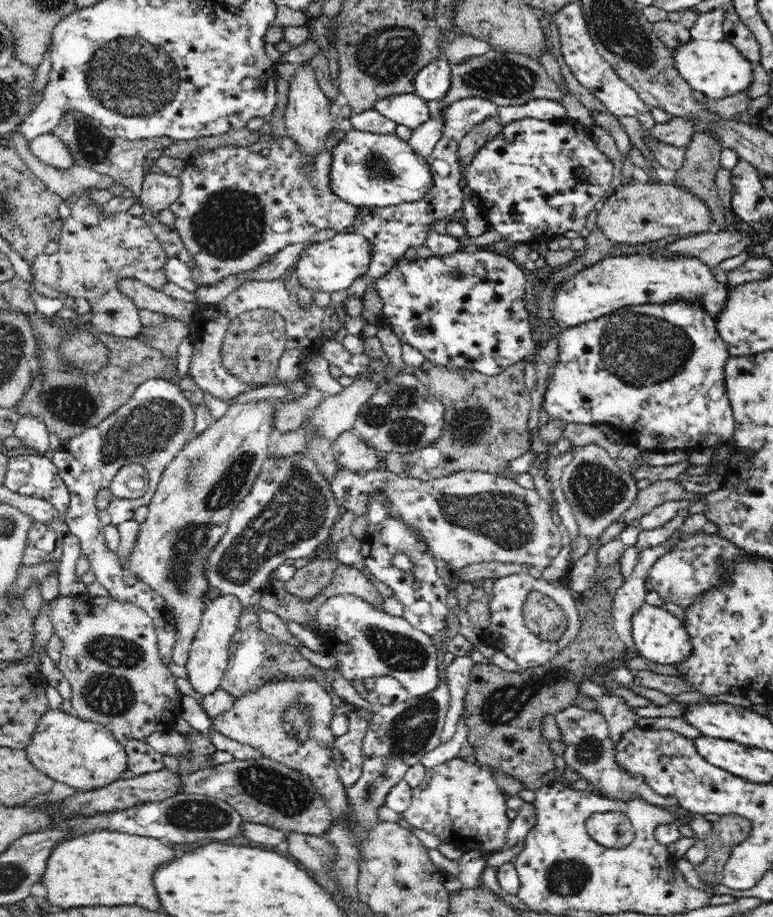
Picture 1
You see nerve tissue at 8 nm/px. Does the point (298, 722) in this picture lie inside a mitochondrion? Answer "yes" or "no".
yes

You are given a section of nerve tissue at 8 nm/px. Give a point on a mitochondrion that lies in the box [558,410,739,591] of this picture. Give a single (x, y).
(597, 491)

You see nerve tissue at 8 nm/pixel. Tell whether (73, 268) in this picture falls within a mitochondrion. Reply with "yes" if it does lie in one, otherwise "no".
no

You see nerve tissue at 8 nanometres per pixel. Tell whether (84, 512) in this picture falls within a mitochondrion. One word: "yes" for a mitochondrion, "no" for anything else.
no

